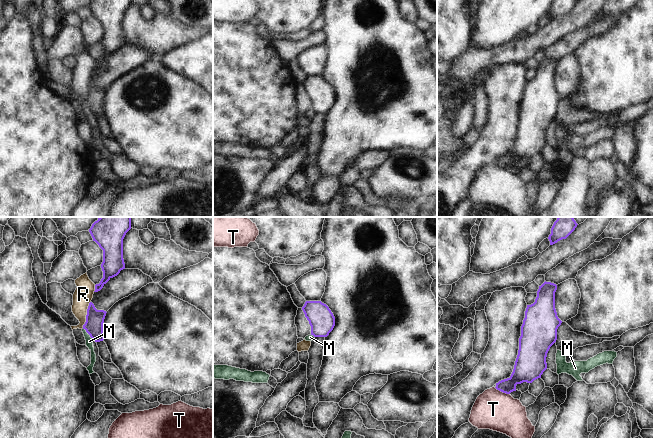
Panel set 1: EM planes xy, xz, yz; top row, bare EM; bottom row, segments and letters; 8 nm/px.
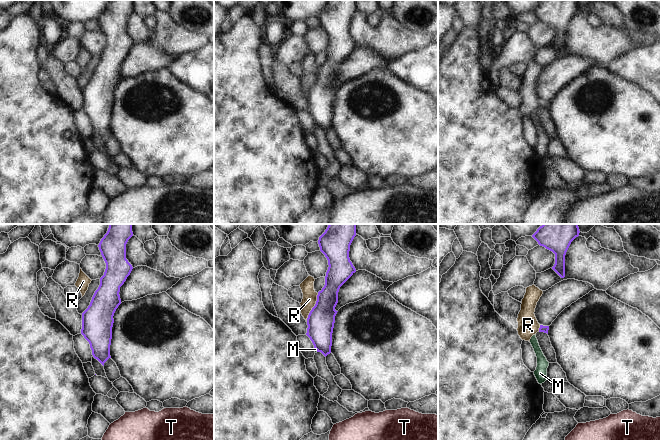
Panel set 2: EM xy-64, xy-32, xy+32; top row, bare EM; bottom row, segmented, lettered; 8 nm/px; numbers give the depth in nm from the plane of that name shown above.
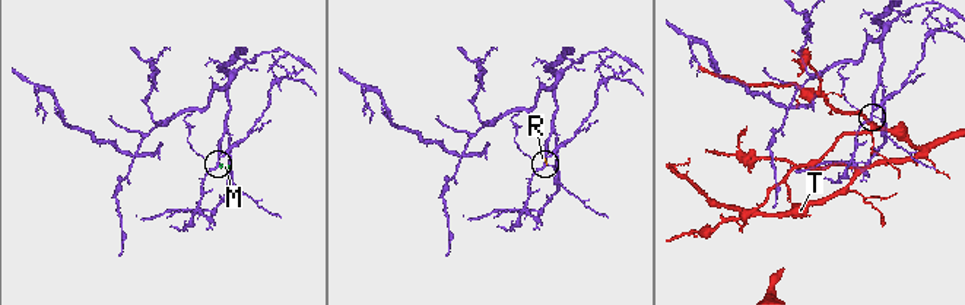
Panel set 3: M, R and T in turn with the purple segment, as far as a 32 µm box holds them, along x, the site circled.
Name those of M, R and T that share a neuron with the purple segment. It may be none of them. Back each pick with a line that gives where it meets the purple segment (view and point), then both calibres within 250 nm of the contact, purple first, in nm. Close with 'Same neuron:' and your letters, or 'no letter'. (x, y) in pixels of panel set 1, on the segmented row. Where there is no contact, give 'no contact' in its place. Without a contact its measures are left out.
Same neuron: no letter

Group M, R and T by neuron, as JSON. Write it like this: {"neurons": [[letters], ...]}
{"neurons": [["M", "R"], ["T"]]}

